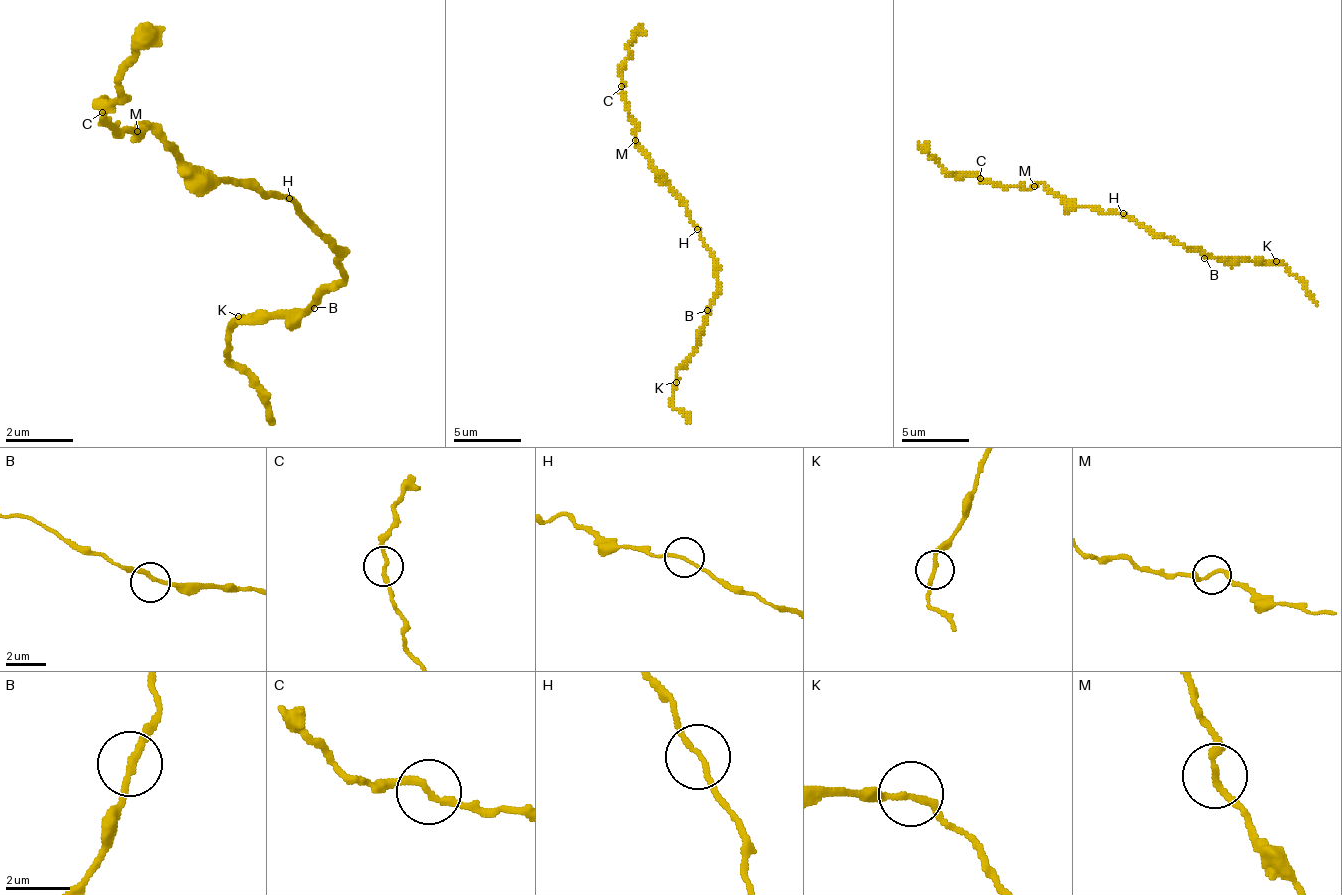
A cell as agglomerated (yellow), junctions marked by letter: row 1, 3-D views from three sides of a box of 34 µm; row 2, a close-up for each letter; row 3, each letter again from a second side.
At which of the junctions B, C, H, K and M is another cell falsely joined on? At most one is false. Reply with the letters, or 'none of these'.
none of these

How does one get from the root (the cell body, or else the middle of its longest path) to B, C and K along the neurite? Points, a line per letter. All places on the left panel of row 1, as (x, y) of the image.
B: (289, 198), (339, 249), (339, 282), (314, 308)
C: (289, 198), (272, 198), (247, 181), (205, 181), (146, 122), (137, 139), (104, 114)
K: (289, 198), (339, 249), (339, 282), (314, 308), (280, 308), (272, 316), (238, 316)

